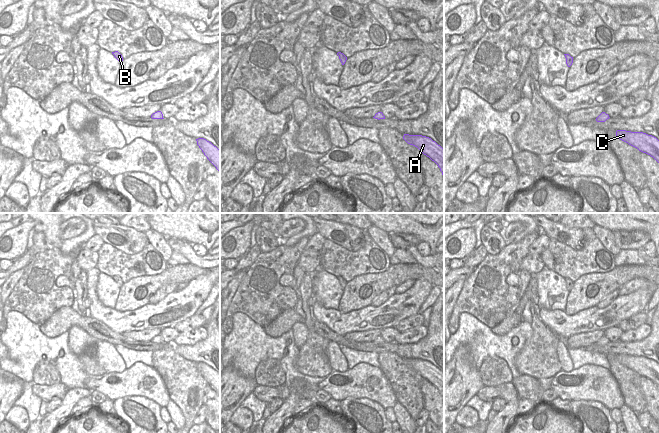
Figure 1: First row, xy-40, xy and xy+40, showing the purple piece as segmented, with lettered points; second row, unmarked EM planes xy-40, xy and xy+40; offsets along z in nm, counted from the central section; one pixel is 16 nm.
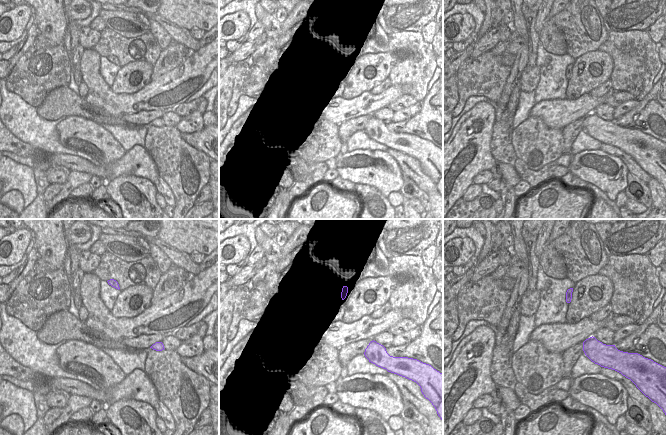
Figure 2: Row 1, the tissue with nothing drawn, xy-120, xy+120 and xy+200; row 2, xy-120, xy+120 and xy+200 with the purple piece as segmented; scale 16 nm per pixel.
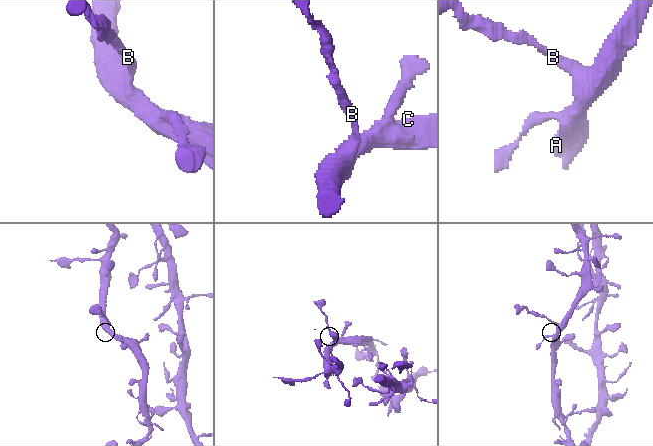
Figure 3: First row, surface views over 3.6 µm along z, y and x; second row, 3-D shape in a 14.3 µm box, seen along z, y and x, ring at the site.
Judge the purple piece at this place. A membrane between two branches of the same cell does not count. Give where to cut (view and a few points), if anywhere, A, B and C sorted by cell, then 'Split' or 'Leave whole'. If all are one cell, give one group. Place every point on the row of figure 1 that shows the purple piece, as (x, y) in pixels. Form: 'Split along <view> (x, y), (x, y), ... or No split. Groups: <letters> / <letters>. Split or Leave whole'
No split. Groups: A B C. Leave whole.

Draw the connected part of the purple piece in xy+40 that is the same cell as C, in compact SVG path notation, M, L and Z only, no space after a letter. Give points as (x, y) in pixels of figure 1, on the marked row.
M617 130L616 137L653 157L659 163L659 140L643 132Z

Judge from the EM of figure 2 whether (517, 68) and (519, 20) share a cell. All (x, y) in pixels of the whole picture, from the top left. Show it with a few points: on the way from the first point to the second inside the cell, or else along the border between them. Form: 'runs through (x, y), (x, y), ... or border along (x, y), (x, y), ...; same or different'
runs through (522, 56), (525, 47), (525, 36), (522, 32); same

